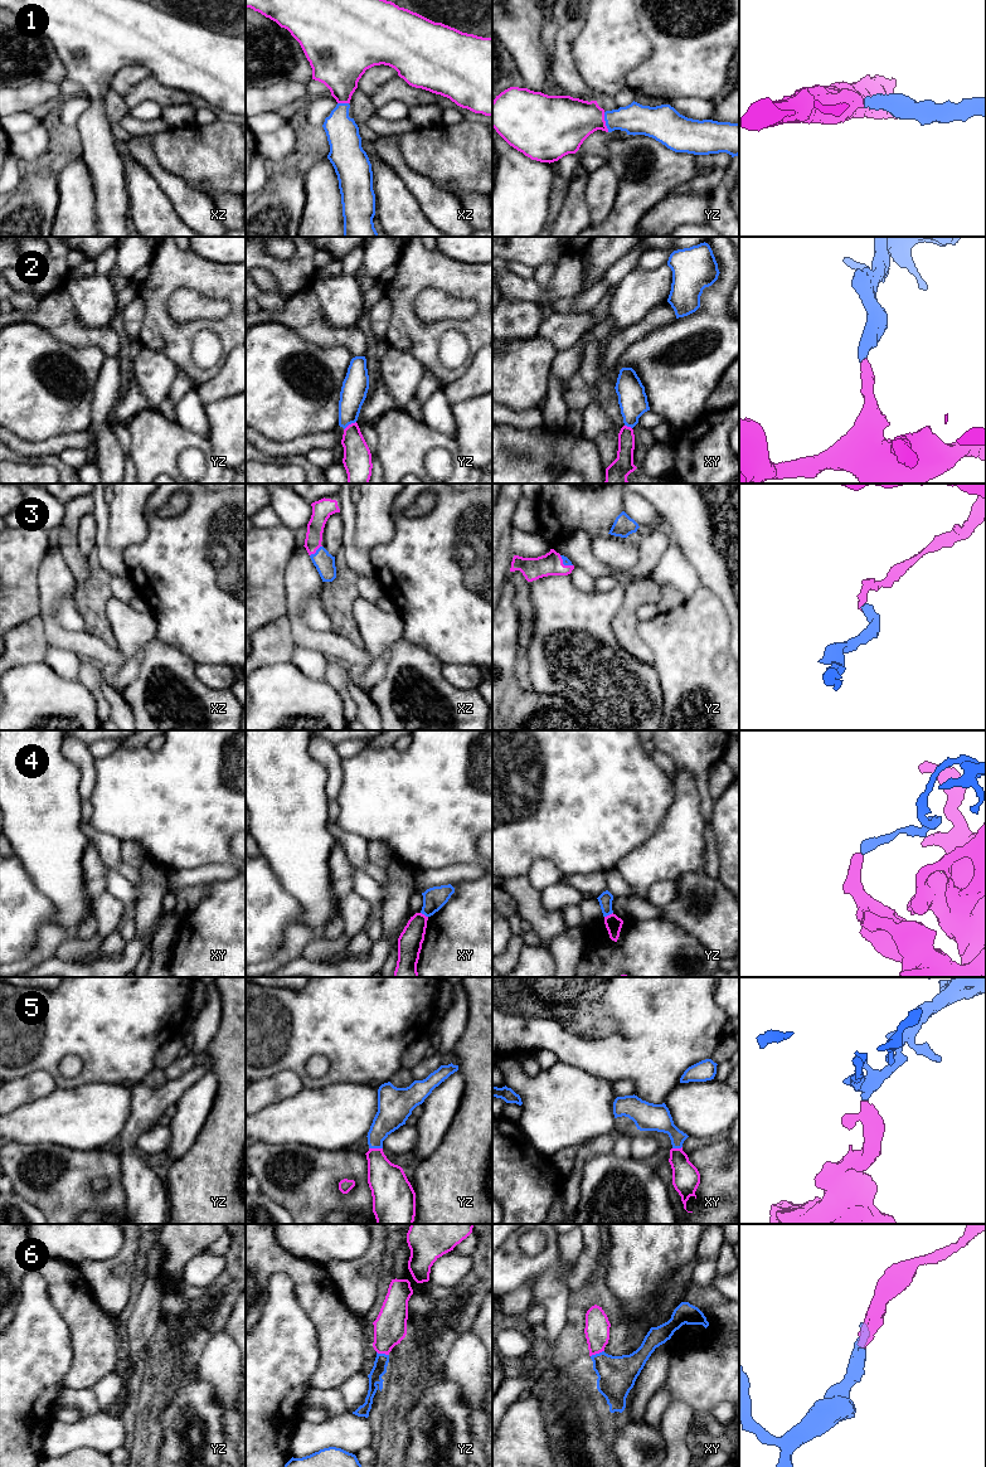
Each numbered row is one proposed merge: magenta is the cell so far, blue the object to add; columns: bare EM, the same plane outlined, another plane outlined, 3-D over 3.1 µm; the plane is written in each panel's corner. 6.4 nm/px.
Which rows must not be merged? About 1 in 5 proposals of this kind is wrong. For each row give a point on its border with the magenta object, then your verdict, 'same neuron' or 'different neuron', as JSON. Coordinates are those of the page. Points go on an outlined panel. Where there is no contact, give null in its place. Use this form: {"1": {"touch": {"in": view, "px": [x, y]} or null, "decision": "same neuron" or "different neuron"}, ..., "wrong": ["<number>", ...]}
{"1": {"touch": {"in": "yz", "px": [605, 122]}, "decision": "same neuron"}, "2": {"touch": {"in": "yz", "px": [349, 424]}, "decision": "same neuron"}, "3": {"touch": {"in": "xz", "px": [315, 552]}, "decision": "same neuron"}, "4": {"touch": {"in": "yz", "px": [610, 914]}, "decision": "different neuron"}, "5": {"touch": {"in": "yz", "px": [375, 1149]}, "decision": "same neuron"}, "6": {"touch": {"in": "xy", "px": [597, 1353]}, "decision": "same neuron"}, "wrong": ["4"]}

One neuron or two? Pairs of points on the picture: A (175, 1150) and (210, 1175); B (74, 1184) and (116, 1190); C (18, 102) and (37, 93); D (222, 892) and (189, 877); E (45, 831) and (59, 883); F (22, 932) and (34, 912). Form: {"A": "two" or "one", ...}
{"A": "two", "B": "one", "C": "one", "D": "two", "E": "one", "F": "one"}

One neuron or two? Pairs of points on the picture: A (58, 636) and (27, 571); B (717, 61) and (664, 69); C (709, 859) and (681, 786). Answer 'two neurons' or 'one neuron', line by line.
A: two neurons
B: one neuron
C: two neurons

